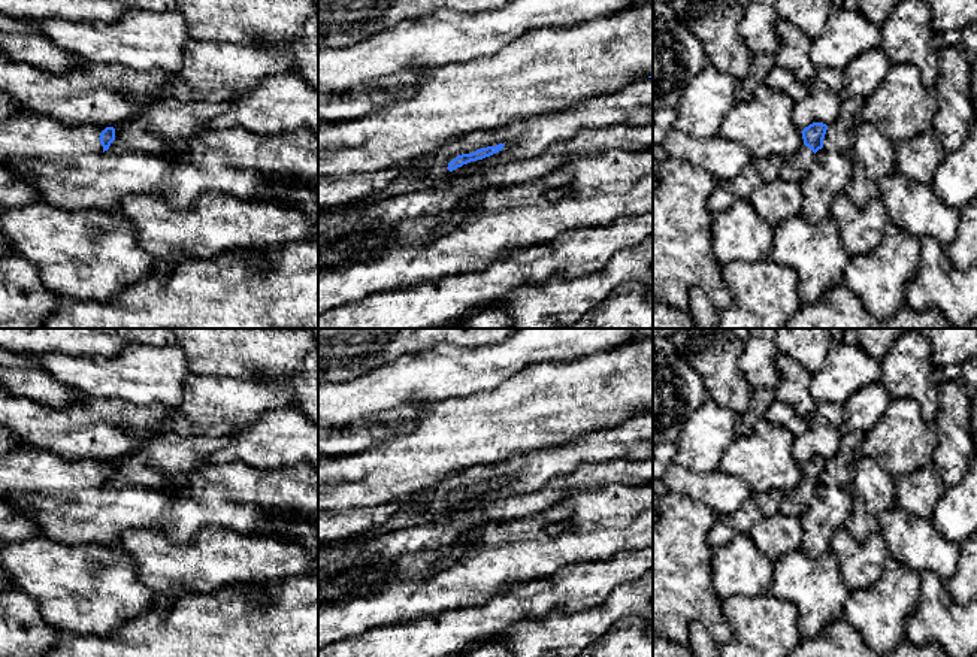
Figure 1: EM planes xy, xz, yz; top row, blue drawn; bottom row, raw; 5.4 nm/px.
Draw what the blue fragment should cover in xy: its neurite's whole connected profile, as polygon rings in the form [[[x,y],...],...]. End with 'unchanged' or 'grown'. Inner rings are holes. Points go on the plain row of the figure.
[[[22,448],[0,457],[0,493],[9,490],[102,488],[115,475],[114,461],[64,461],[46,449]]] | grown

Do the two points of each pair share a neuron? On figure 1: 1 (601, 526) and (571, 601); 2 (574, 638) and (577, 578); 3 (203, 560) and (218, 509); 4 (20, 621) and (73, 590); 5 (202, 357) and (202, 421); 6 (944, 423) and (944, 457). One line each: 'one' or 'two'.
1: two
2: two
3: two
4: two
5: two
6: one

